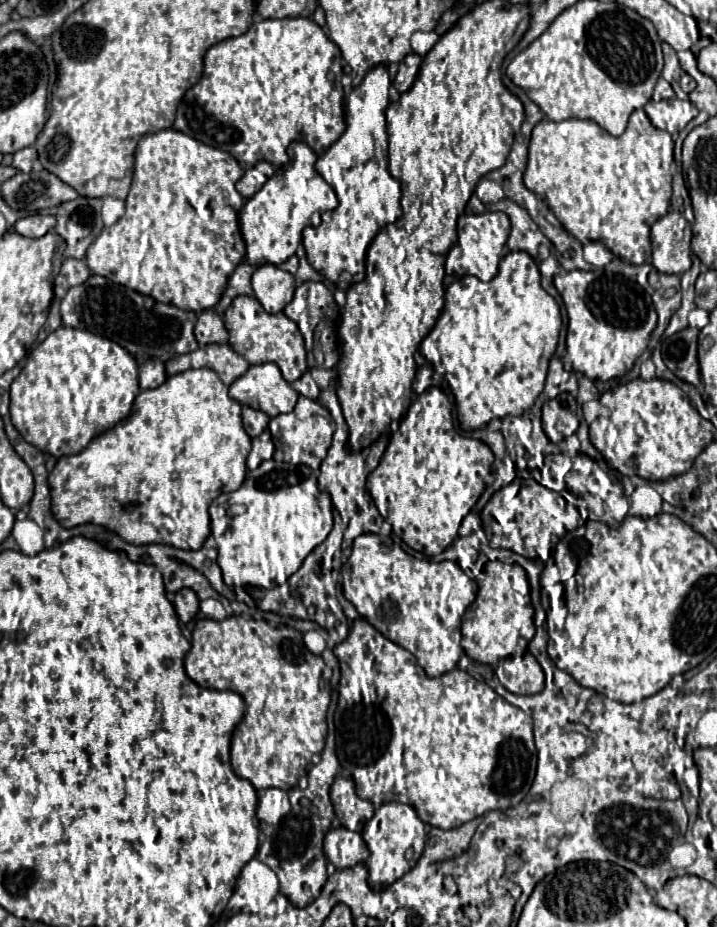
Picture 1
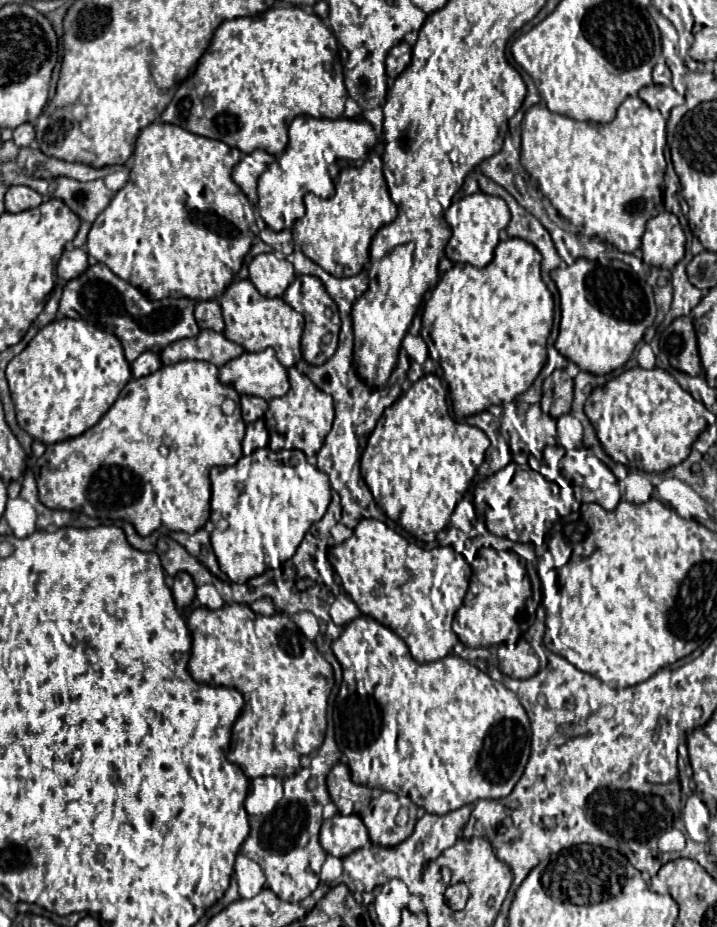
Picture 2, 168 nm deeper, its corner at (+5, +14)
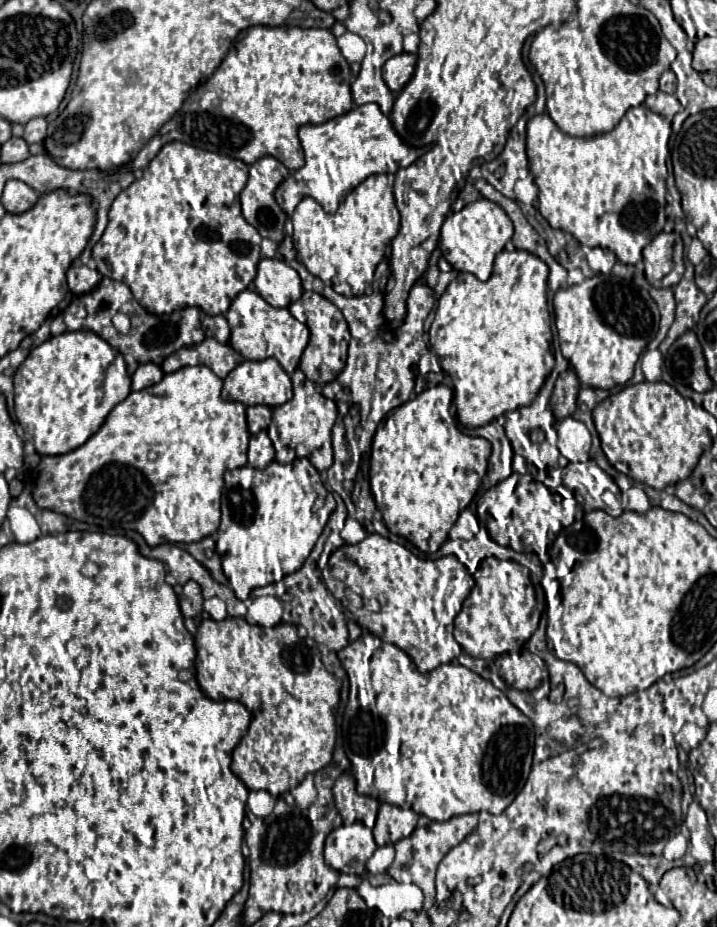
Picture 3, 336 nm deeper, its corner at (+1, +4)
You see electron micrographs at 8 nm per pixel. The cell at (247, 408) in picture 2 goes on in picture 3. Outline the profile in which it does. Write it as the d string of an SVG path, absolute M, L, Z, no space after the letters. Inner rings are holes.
M248 406L246 418L248 418L250 432L258 434L260 430L266 430L270 426L270 416L272 416L272 410L268 406Z

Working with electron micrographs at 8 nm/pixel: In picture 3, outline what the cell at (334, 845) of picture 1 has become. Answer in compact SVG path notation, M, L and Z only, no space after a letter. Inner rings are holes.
M354 822L350 826L340 826L328 834L324 856L328 866L334 870L360 876L366 872L366 862L376 848L378 846L374 842L372 830L362 822Z

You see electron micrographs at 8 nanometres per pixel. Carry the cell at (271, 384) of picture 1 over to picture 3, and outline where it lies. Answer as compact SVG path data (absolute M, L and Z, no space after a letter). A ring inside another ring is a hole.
M266 358L262 362L244 360L240 366L236 366L236 370L232 370L232 374L228 374L228 378L224 378L222 398L228 402L242 402L244 406L264 404L274 408L292 398L292 382L290 382L290 376L276 362L276 358Z

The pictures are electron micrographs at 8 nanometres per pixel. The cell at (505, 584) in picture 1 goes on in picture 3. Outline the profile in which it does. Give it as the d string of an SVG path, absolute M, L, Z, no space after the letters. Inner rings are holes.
M486 558L484 562L480 562L480 570L476 570L474 574L474 582L476 584L470 596L464 600L460 614L454 618L456 642L462 646L466 654L484 660L492 660L500 654L506 654L510 646L512 650L519 649L518 646L522 646L530 638L532 626L534 630L538 628L538 618L540 618L538 614L534 614L536 596L529 570L524 570L524 566L513 560Z

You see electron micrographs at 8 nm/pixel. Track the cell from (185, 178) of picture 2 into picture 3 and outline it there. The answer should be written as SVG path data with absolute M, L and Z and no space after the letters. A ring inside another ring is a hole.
M168 142L158 152L158 156L148 164L148 168L142 172L142 178L134 180L126 190L122 190L116 196L116 200L114 200L110 212L108 212L108 226L106 226L100 242L92 248L92 258L98 264L98 272L106 278L124 282L132 290L134 298L152 314L172 314L172 312L176 312L184 306L196 306L210 316L226 314L226 310L230 308L230 304L238 296L238 292L246 290L248 284L256 278L256 266L260 262L260 242L262 242L262 238L260 238L258 230L244 220L242 210L240 210L240 200L238 200L238 194L246 186L246 180L248 180L248 166L242 160L236 164L236 160L232 160L228 156L220 156L216 152L200 150L200 148L188 146L184 142Z

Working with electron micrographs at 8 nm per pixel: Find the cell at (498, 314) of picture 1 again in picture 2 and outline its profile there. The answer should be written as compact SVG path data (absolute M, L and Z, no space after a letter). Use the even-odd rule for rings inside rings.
M510 238L496 246L494 260L488 266L474 268L472 264L454 264L428 294L420 335L427 344L430 358L440 361L444 370L456 418L484 412L492 404L512 402L516 396L524 394L540 374L546 362L546 340L554 320L554 298L540 278L540 260L542 256L532 244Z

